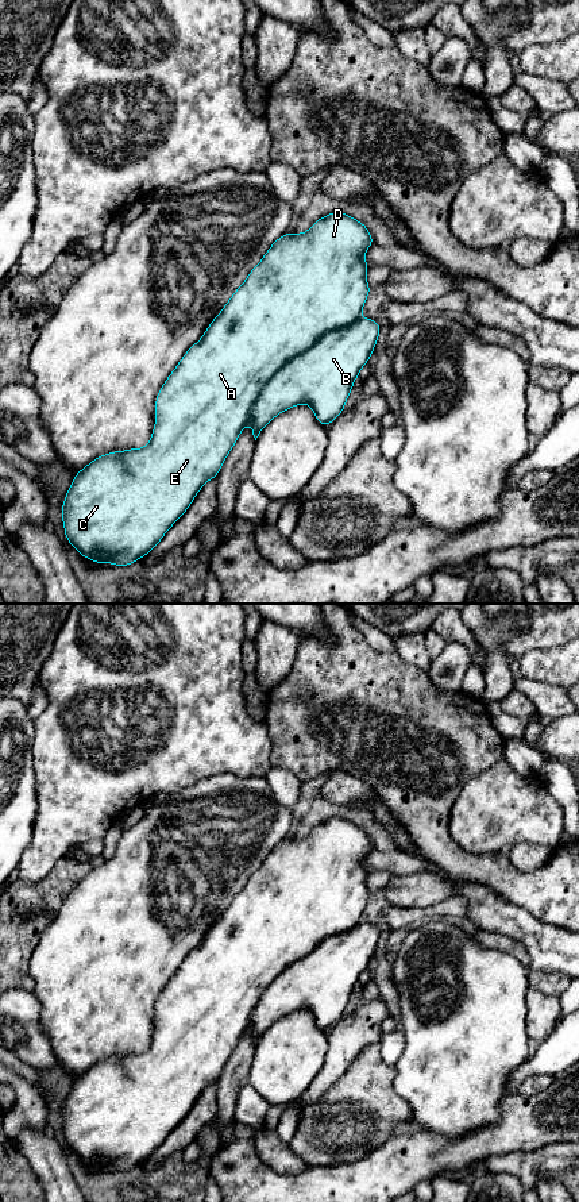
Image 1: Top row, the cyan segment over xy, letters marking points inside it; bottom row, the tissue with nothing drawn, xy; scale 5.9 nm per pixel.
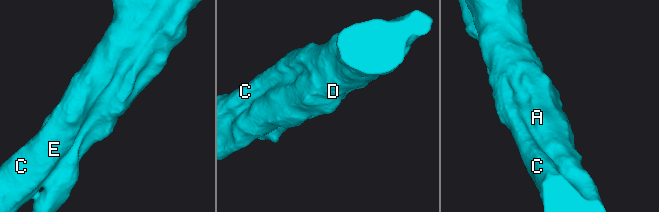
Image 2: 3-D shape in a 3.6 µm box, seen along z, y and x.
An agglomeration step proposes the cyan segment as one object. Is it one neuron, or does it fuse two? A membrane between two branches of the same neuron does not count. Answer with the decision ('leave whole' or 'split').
leave whole

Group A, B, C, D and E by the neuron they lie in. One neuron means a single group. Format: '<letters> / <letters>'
A B C D E

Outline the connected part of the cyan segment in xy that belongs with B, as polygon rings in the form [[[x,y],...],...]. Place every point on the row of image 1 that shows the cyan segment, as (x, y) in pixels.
[[[343,212],[316,220],[305,234],[286,232],[271,244],[162,385],[155,398],[150,443],[143,448],[101,455],[74,475],[62,504],[62,521],[66,540],[84,558],[126,567],[147,556],[200,489],[217,477],[247,423],[256,440],[275,416],[300,404],[309,404],[317,421],[325,427],[344,411],[354,381],[368,362],[381,334],[375,320],[359,316],[371,290],[364,254],[373,244],[366,224]]]

